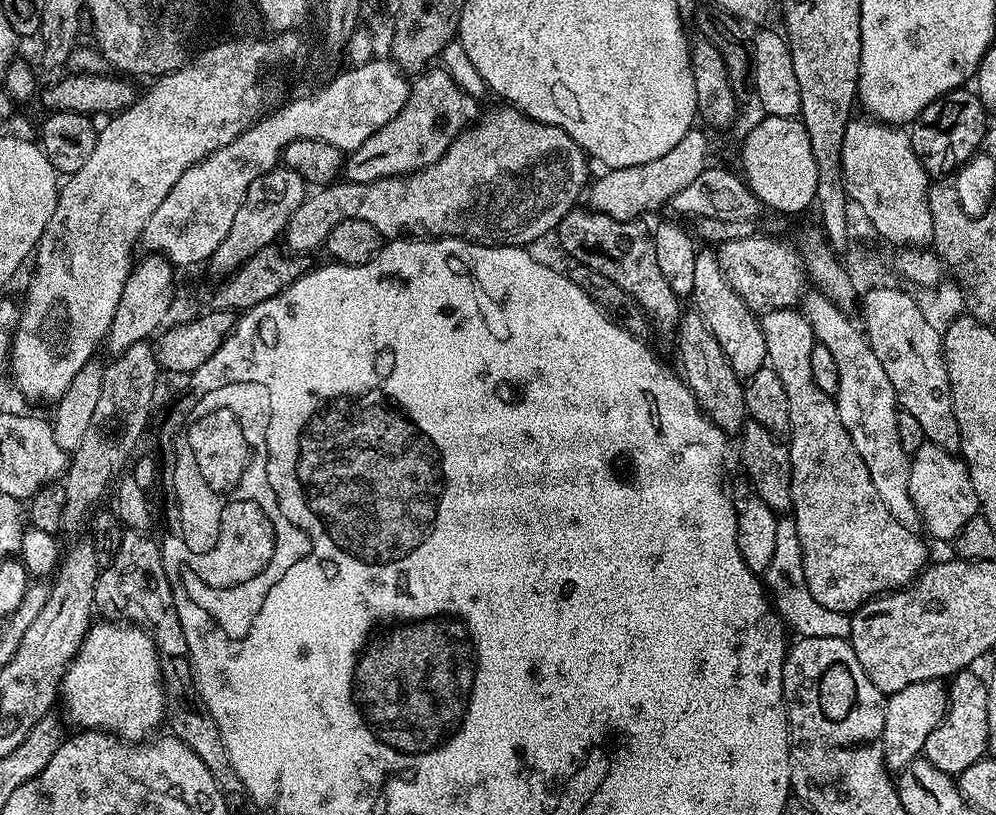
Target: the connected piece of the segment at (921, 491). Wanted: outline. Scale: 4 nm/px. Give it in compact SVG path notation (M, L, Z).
M925 442L917 452L911 453L910 494L922 528L936 540L955 541L956 536L980 512L978 494L968 473L968 466L955 452Z

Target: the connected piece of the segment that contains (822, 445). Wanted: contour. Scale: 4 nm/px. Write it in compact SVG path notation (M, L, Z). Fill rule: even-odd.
M796 308L770 310L760 316L760 325L762 334L766 338L767 363L776 371L778 378L782 378L782 386L786 389L786 402L790 402L792 430L786 443L792 467L792 512L798 526L798 538L802 542L802 562L806 574L806 586L810 586L810 594L814 594L814 598L818 598L818 602L822 602L822 606L826 606L826 610L851 614L868 600L873 600L876 596L883 596L897 588L903 588L915 580L929 563L928 548L915 536L917 533L913 529L902 526L902 522L898 522L898 518L894 518L894 514L890 514L890 510L886 510L886 502L882 502L882 498L878 498L878 490L874 490L874 482L870 482L870 470L866 470L866 462L862 462L862 454L858 454L858 450L854 450L854 442L850 442L850 434L846 434L846 426L842 426L842 418L838 418L835 399L829 393L827 396L820 389L820 384L816 381L816 368L812 365L812 351L817 351L818 345L810 322L806 322L803 311Z

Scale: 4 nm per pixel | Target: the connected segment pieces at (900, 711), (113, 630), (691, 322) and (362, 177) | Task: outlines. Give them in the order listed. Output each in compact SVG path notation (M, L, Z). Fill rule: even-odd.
M941 681L914 682L906 690L898 690L887 697L884 713L884 762L889 769L899 770L923 753L926 738L942 722L948 709L948 689Z
M93 623L82 646L64 670L58 691L59 703L64 703L63 715L66 720L68 715L67 723L72 723L73 729L76 730L111 732L113 736L119 736L121 740L129 742L147 741L166 716L164 681L160 678L160 655L156 652L156 644L143 628L135 624L104 623L108 624Z
M694 310L685 311L680 317L674 339L680 351L679 371L700 405L700 411L709 416L725 434L739 433L749 419L748 407L744 405L744 384L742 378L734 374L734 366L730 366L730 358L726 358L710 326L706 326L706 322Z
M432 66L411 81L406 106L382 130L370 134L362 146L343 161L342 176L349 184L369 184L391 176L408 176L422 170L456 141L457 136L477 119L477 101L467 96L442 66Z

